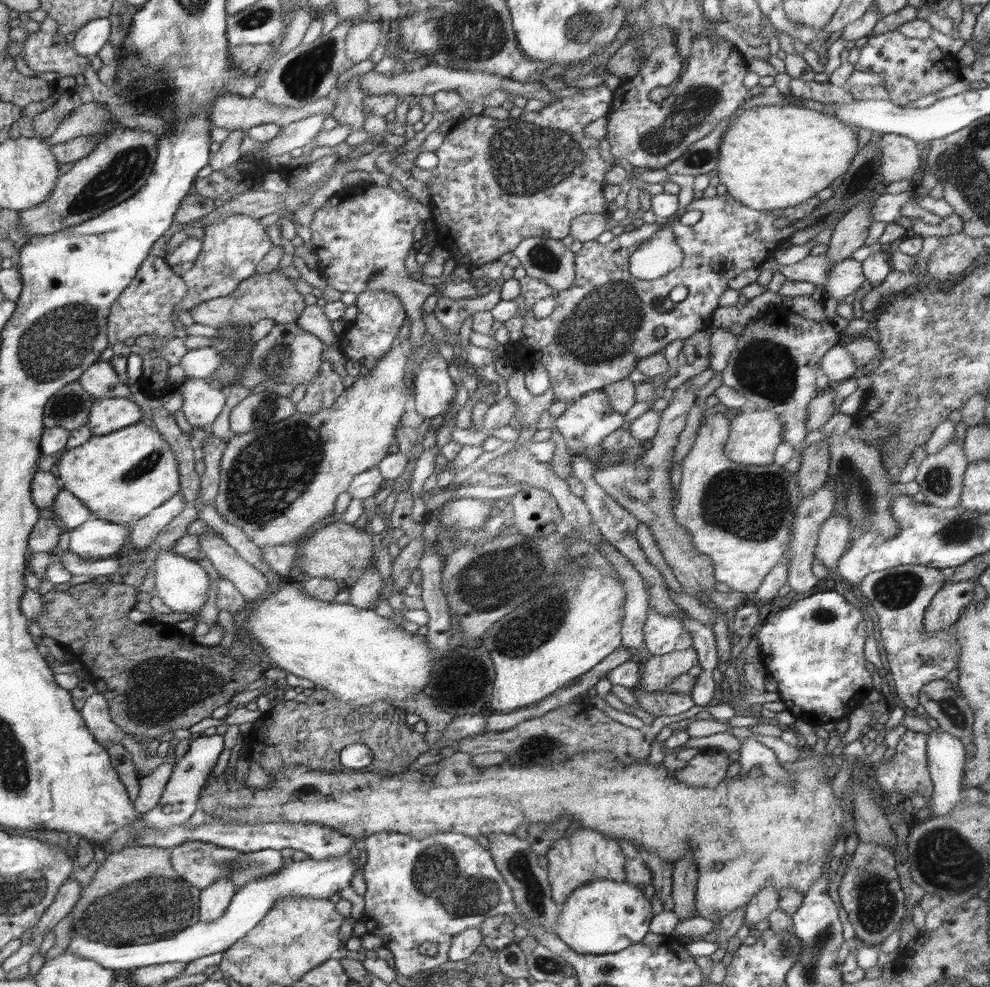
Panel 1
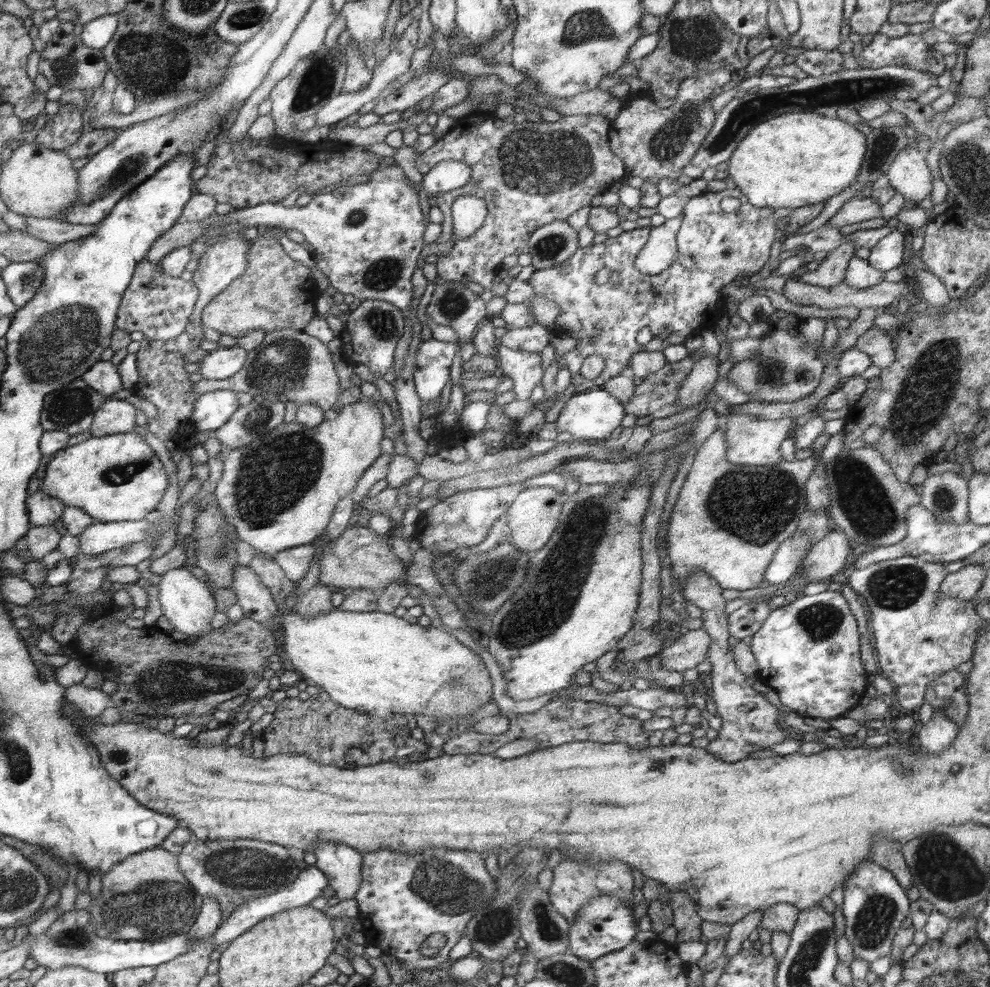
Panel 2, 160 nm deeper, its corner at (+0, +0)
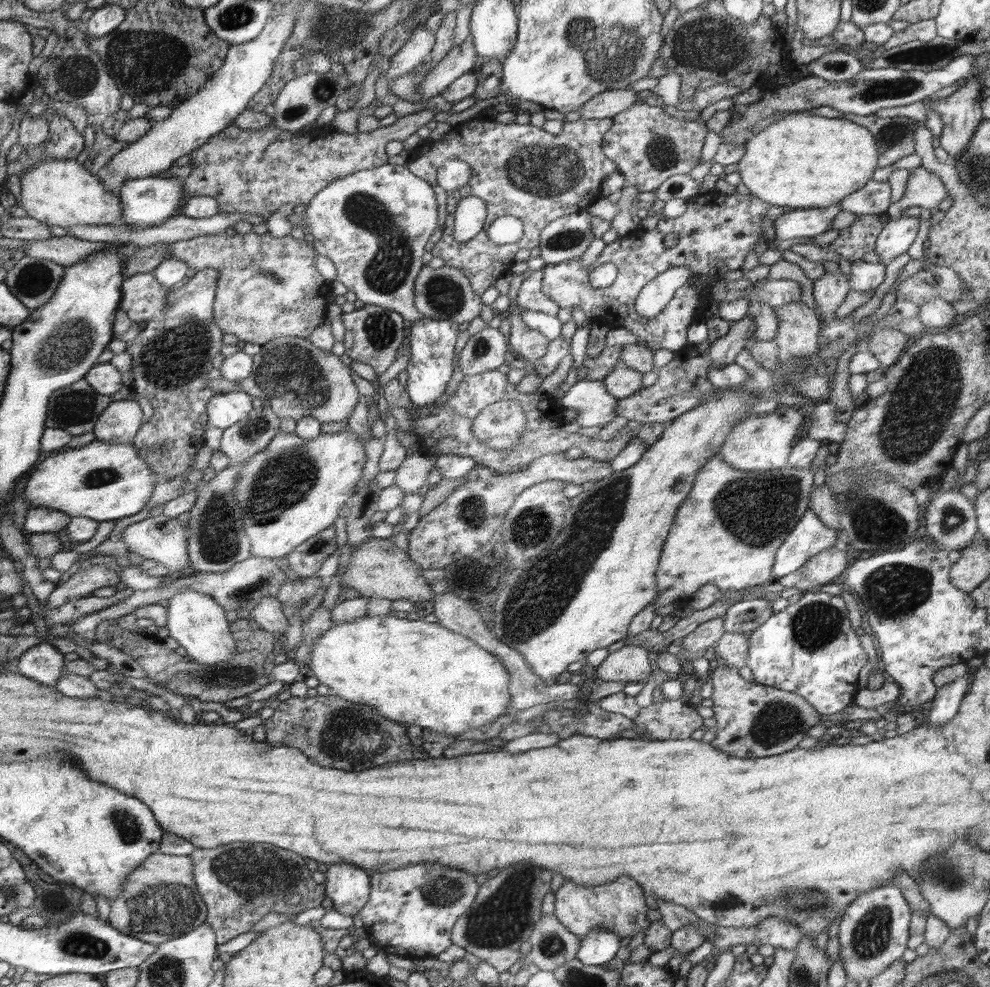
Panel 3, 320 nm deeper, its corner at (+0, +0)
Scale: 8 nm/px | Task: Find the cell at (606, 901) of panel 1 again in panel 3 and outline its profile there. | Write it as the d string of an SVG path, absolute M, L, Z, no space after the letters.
M597 928L580 940L577 959L588 966L605 966L620 950L621 938L607 928Z

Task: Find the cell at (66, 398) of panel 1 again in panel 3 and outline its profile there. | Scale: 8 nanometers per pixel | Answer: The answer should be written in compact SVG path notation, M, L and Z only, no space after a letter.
M83 378L70 386L65 386L52 393L48 403L48 414L46 415L45 425L47 428L57 428L65 430L72 436L78 436L84 433L93 432L93 427L98 417L106 410L106 407L112 402L110 396L98 394L88 381Z

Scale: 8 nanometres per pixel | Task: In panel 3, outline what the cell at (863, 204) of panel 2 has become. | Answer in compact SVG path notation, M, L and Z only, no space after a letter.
M839 204L829 208L789 209L774 222L776 239L816 237L833 229L833 222L840 211Z

